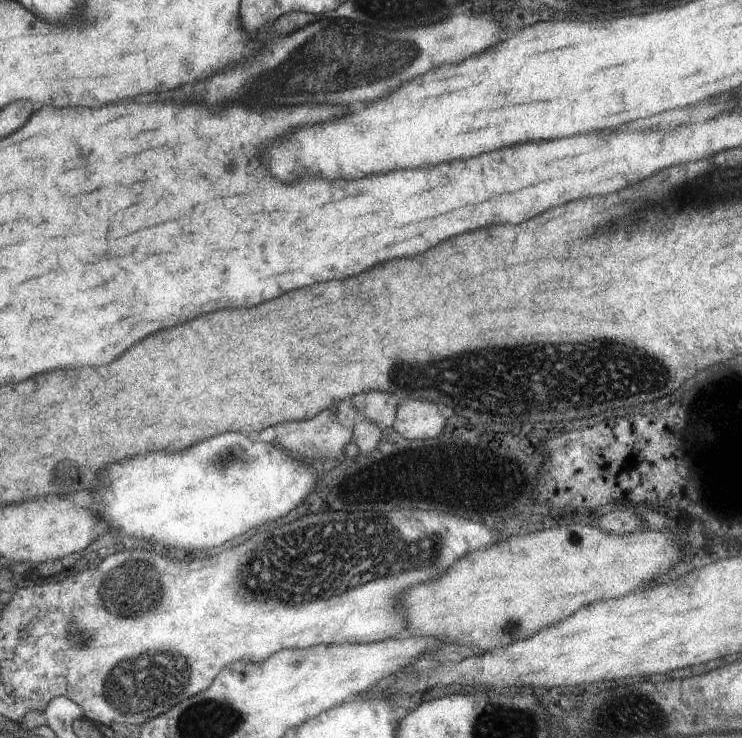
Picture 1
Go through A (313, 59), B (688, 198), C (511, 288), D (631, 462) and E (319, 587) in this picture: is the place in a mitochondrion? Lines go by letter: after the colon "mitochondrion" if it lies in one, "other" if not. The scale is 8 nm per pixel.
A: mitochondrion
B: mitochondrion
C: other
D: other
E: mitochondrion

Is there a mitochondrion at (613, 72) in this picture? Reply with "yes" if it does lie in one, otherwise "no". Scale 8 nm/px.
no

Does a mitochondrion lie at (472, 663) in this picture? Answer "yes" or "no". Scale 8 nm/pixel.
no

